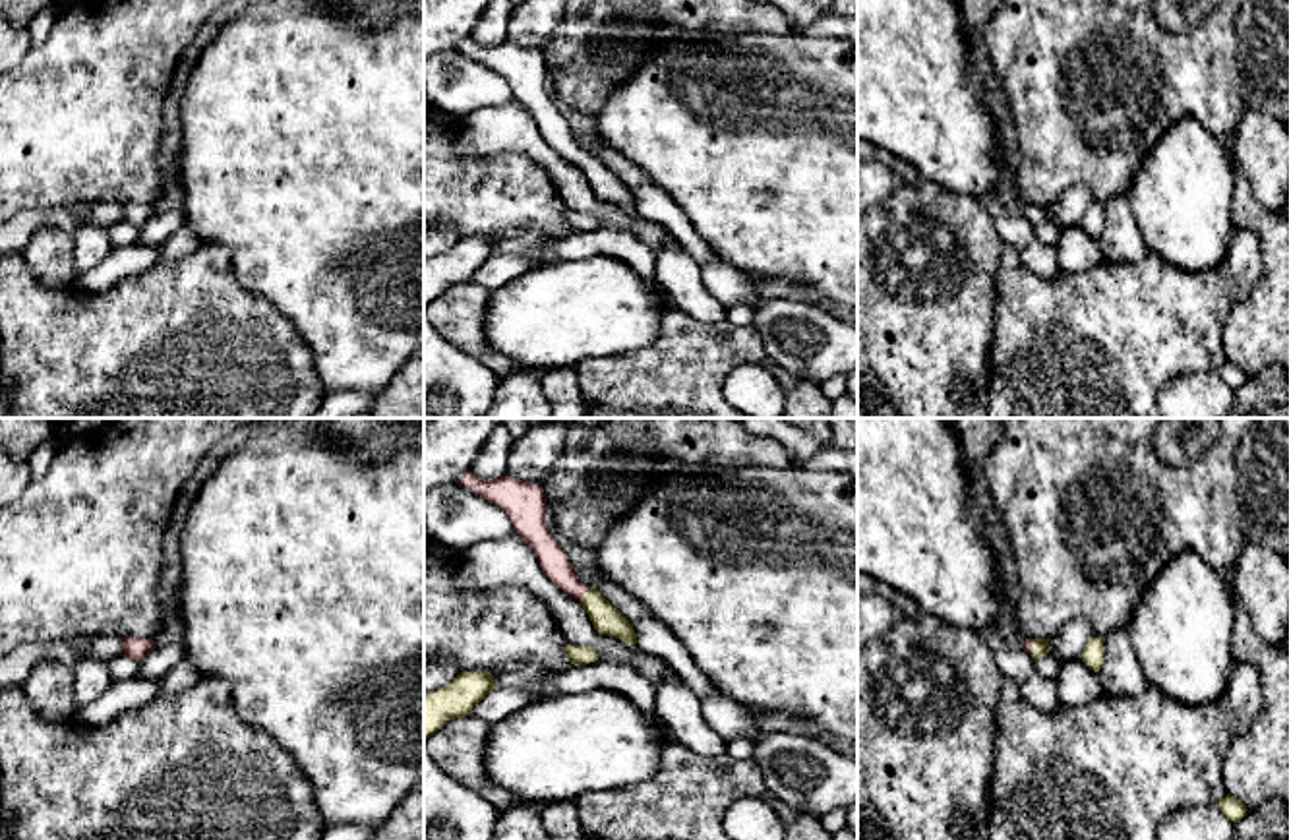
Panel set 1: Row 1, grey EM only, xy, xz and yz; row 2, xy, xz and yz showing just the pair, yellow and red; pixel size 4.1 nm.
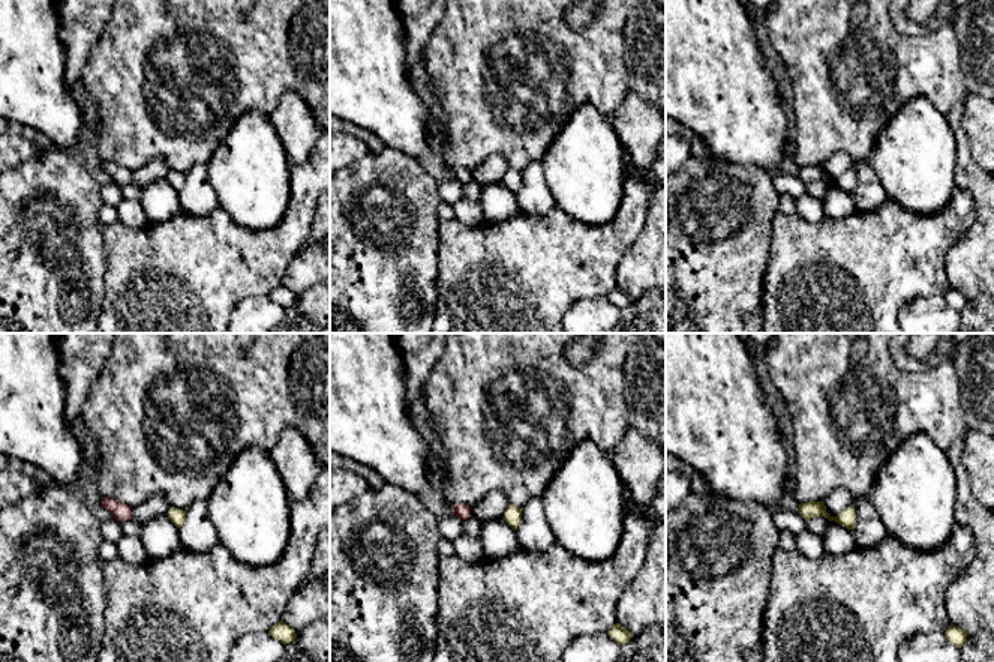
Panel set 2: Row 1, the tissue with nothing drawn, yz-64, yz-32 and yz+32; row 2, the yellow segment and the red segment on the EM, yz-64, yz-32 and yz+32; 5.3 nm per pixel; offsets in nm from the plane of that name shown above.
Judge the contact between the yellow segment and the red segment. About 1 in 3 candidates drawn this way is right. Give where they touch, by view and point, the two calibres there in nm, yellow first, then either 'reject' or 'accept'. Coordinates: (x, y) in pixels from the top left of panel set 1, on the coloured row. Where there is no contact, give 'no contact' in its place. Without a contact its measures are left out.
meets yellow in xz at (585, 595); 120 nm thick on the yellow side, 120 nm on the other; accept

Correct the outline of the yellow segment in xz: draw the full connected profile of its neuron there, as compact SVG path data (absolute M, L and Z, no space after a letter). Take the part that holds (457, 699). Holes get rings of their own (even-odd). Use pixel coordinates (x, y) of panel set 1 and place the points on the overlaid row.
M461 672L449 685L424 693L424 739L455 718L472 714L472 708L494 691L490 672Z

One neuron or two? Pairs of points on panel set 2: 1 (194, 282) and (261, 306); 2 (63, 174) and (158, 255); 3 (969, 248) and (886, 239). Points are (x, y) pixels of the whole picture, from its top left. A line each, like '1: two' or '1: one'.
1: two
2: two
3: two

